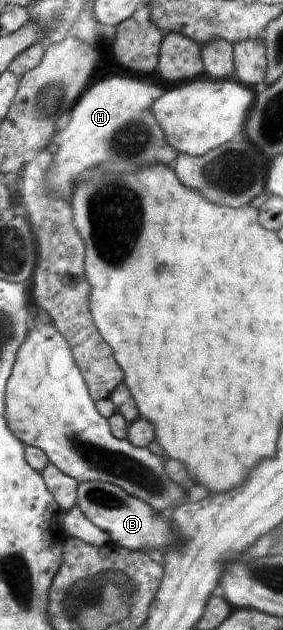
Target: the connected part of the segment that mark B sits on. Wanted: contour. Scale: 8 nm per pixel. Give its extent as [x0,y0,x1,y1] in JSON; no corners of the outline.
[79,481,186,556]

